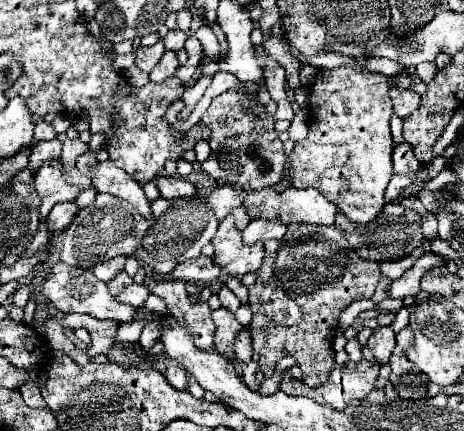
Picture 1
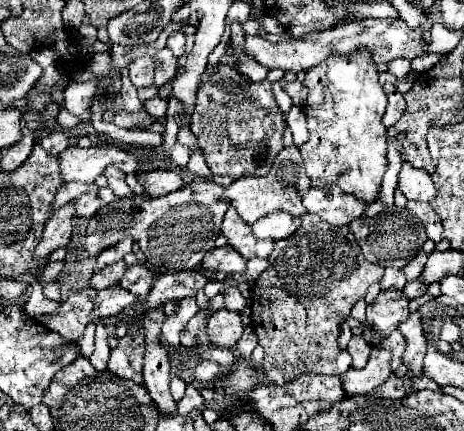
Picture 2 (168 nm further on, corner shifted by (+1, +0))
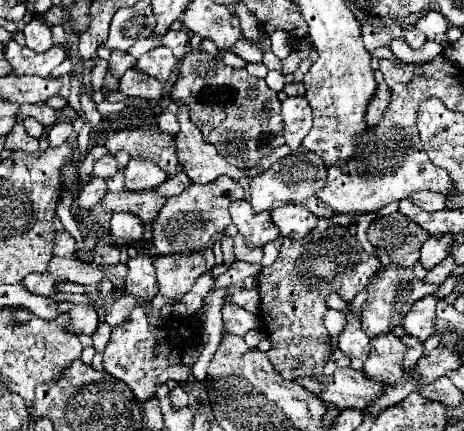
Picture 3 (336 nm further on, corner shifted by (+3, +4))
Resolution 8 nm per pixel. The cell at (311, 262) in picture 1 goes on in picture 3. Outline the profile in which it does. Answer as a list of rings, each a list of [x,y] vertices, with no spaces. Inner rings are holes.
[[[325,217],[319,219],[319,223],[321,225],[303,239],[285,237],[277,261],[263,267],[257,277],[261,295],[259,315],[265,333],[273,343],[267,355],[285,379],[323,373],[323,367],[331,357],[329,331],[323,325],[323,315],[327,311],[325,297],[335,291],[345,301],[353,301],[381,267],[379,257],[365,253],[351,229],[331,227]]]

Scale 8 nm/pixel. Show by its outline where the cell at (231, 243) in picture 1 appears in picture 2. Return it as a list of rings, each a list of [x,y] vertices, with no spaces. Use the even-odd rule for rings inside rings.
[[[229,207],[229,211],[225,213],[223,225],[221,225],[221,235],[245,259],[253,259],[253,257],[267,259],[273,251],[273,241],[271,239],[255,239],[251,233],[251,227],[239,219],[239,215],[233,207]]]

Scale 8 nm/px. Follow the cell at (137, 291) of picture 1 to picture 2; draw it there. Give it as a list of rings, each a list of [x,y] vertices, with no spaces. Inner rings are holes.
[[[113,287],[99,291],[97,303],[99,307],[91,313],[91,317],[107,317],[107,315],[117,315],[123,309],[137,303],[137,297],[133,293],[127,293],[127,289],[123,287]]]

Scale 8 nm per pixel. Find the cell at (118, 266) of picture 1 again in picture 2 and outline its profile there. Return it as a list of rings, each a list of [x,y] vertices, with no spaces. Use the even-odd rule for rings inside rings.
[[[123,237],[115,247],[103,251],[103,253],[97,257],[97,263],[95,263],[93,273],[97,273],[99,269],[103,269],[103,267],[107,267],[107,265],[111,265],[111,263],[121,261],[121,259],[131,251],[131,247],[133,247],[133,239],[131,239],[131,237]]]

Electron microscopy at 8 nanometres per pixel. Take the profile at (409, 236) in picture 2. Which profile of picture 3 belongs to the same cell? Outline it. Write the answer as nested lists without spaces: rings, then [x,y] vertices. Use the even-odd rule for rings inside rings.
[[[395,211],[387,217],[377,217],[367,229],[367,237],[373,247],[389,253],[391,263],[409,267],[419,261],[419,249],[431,235],[401,211]]]

